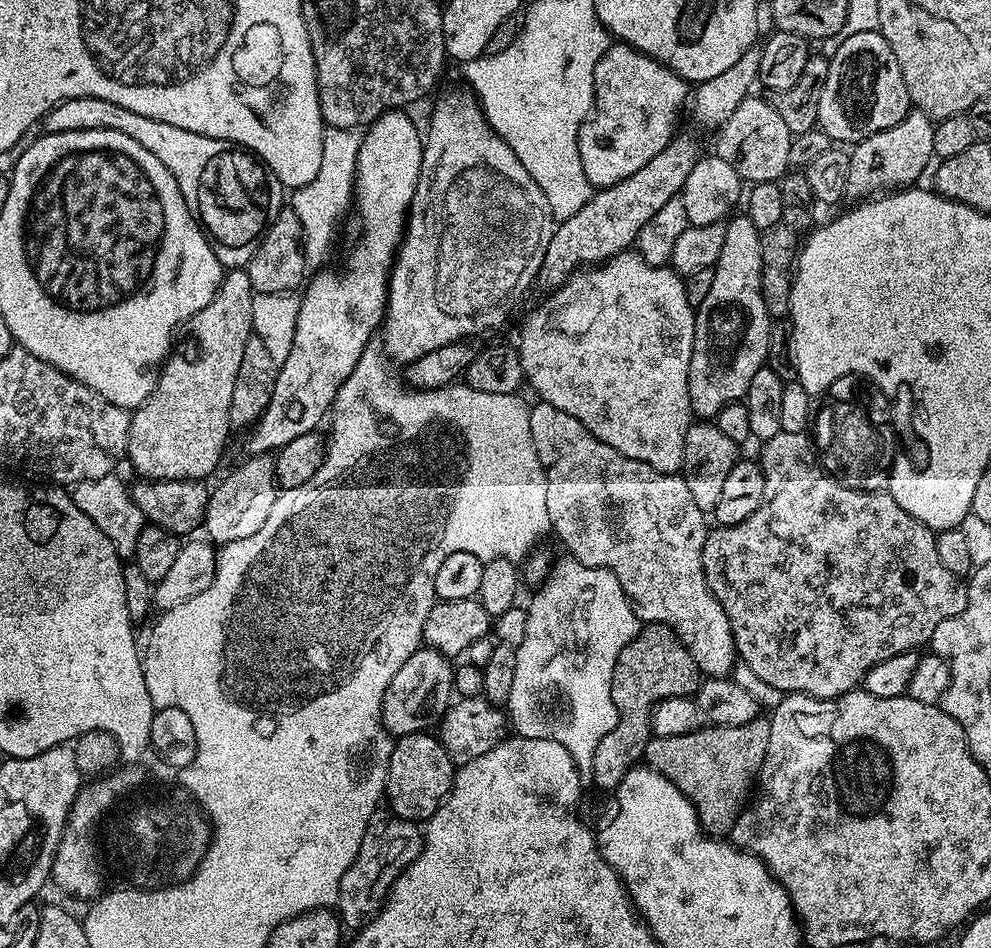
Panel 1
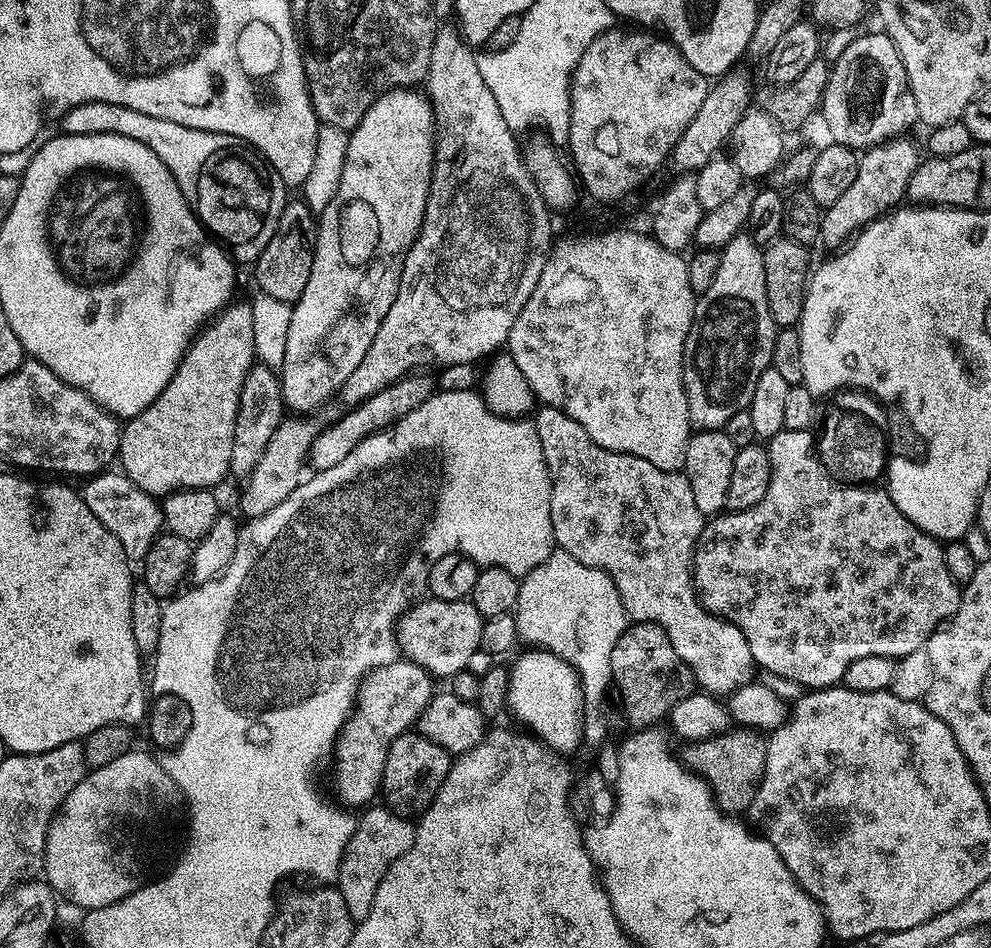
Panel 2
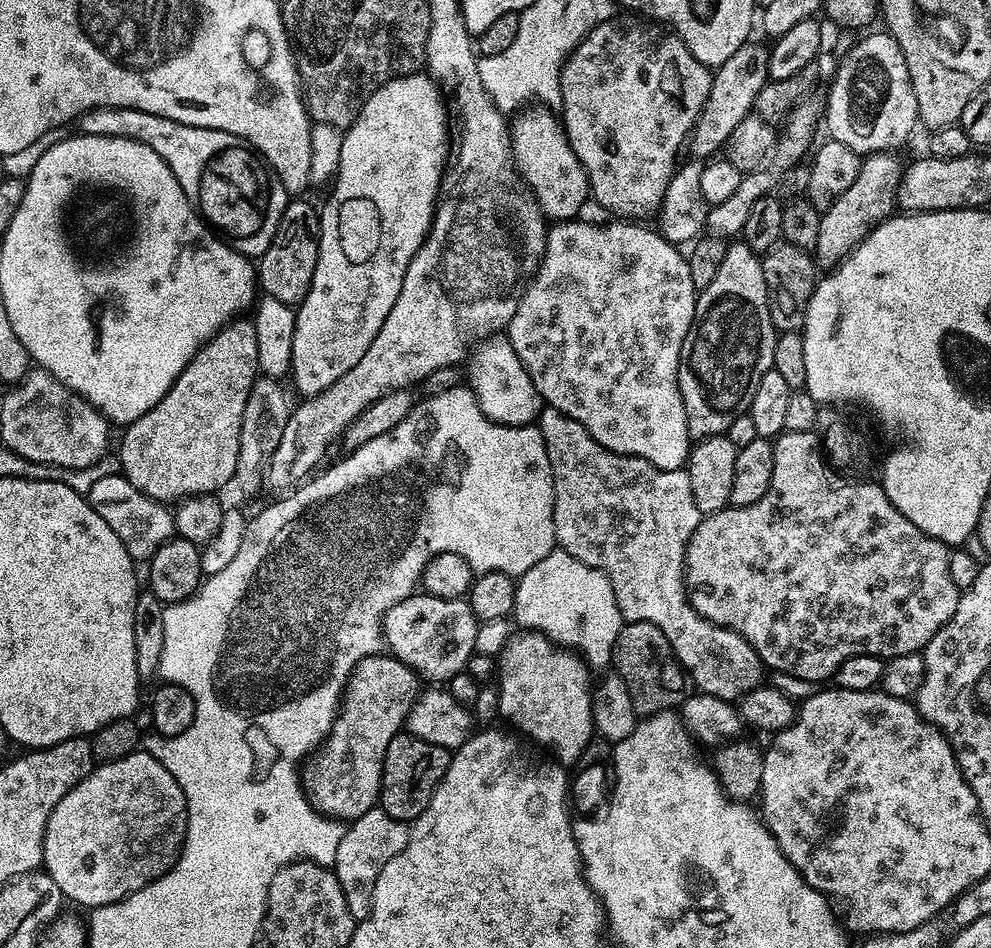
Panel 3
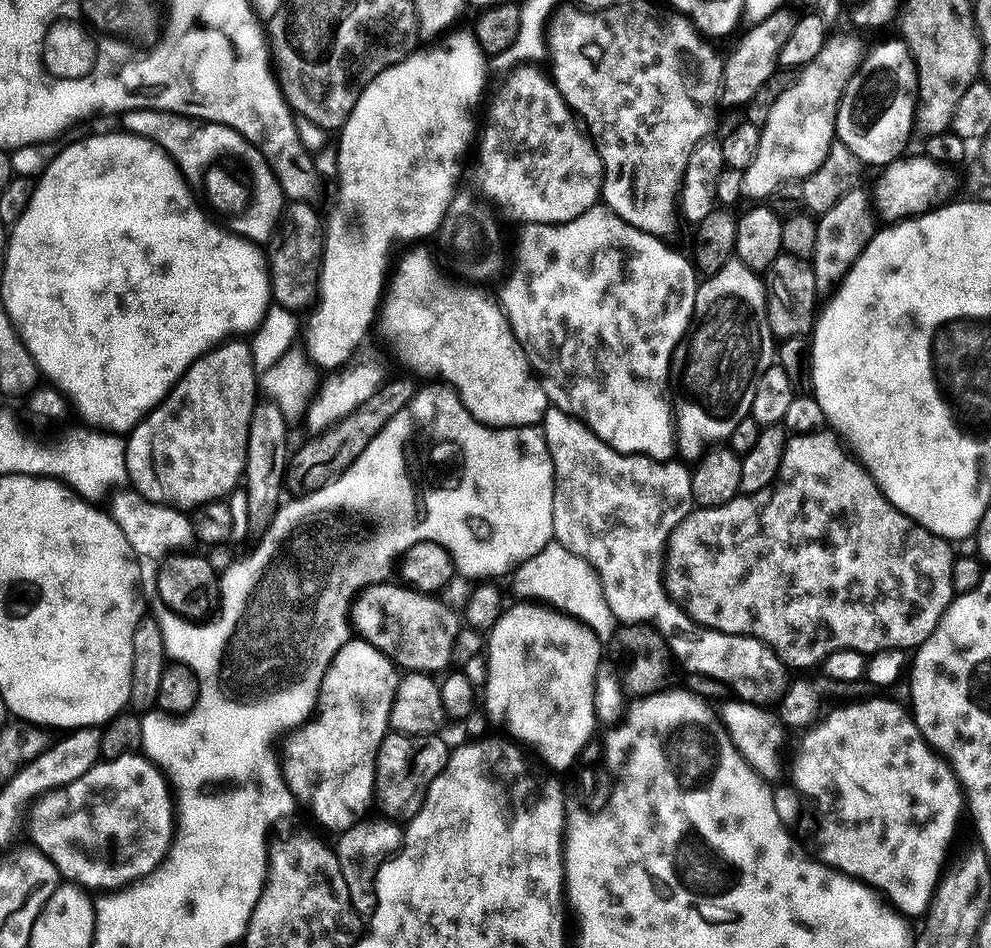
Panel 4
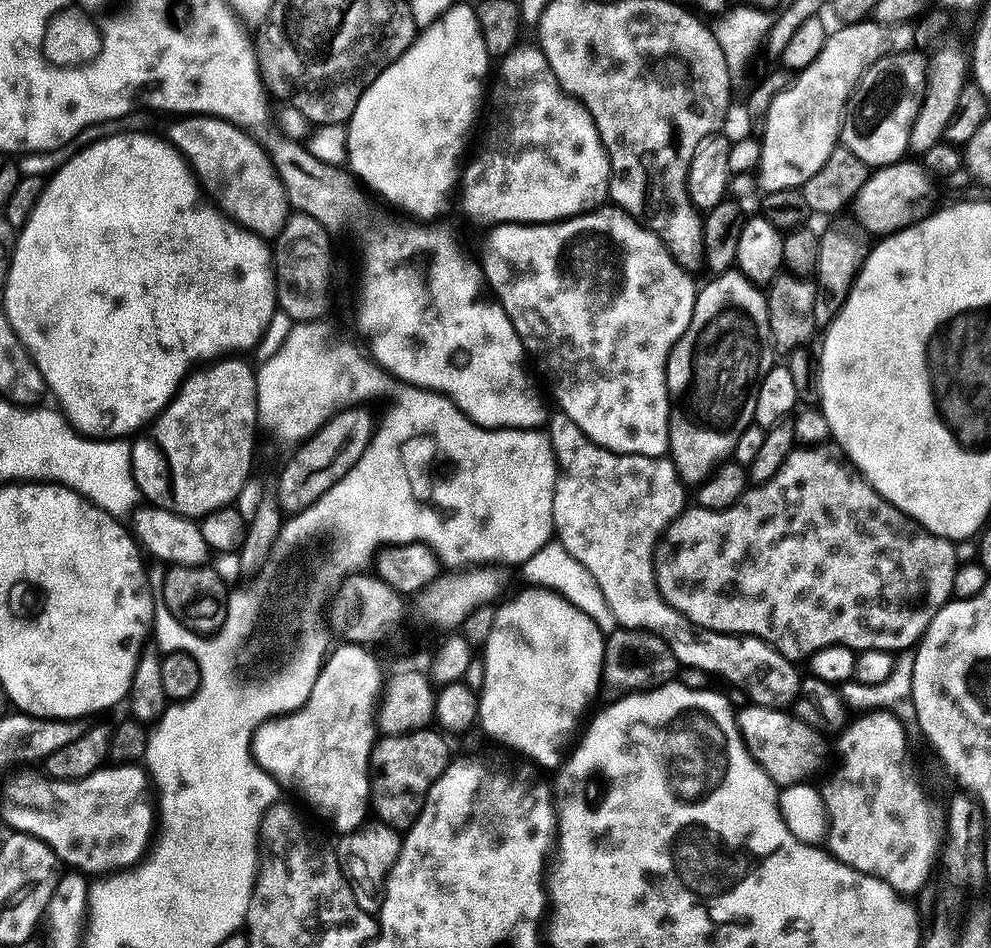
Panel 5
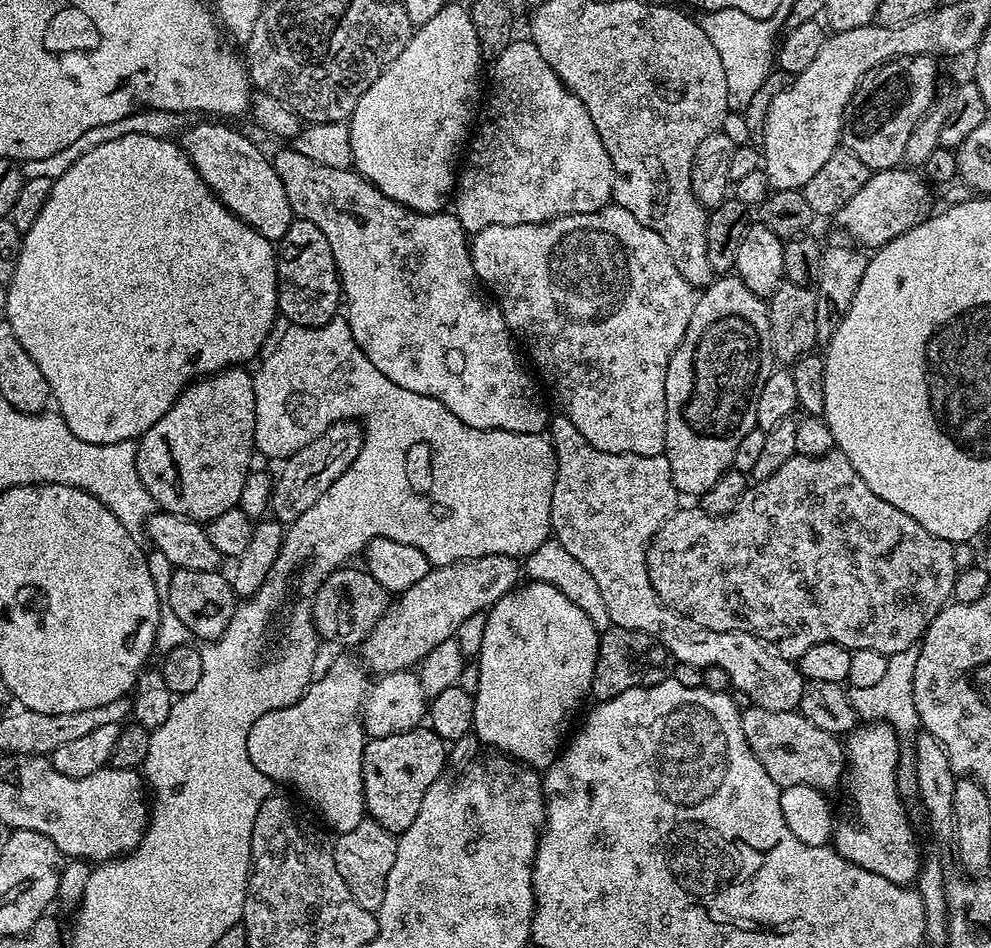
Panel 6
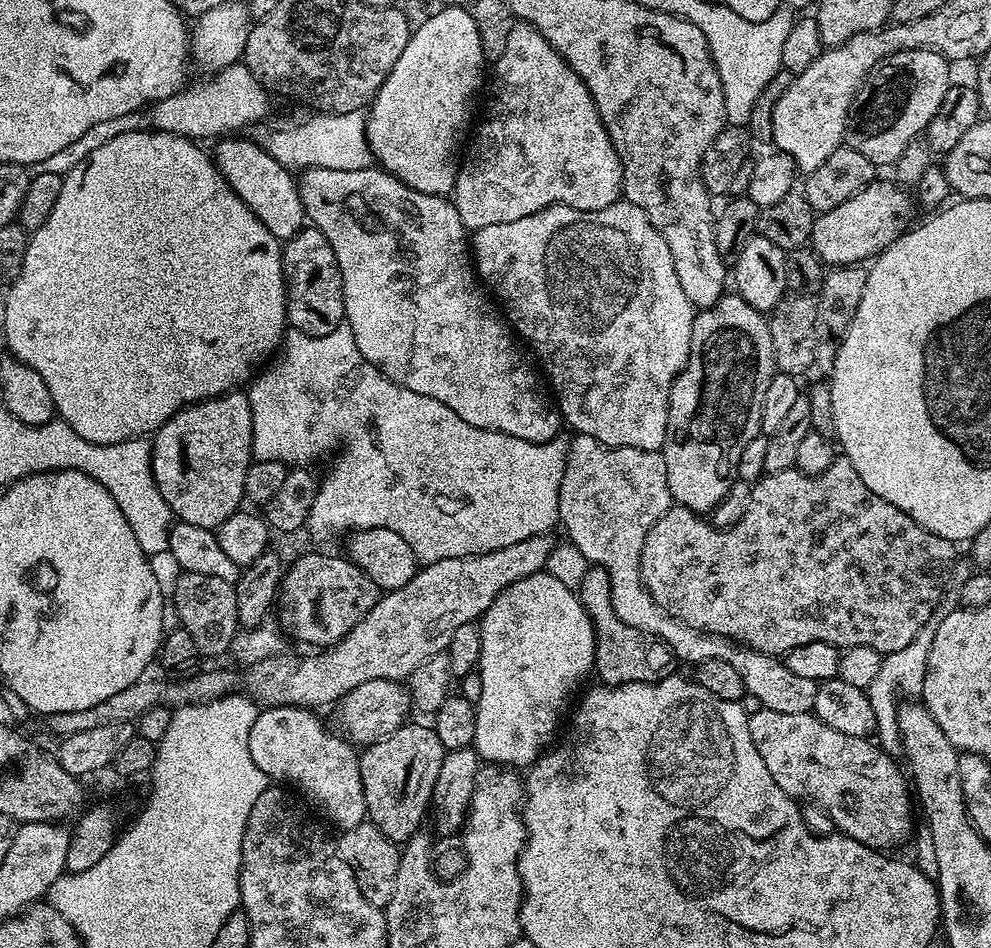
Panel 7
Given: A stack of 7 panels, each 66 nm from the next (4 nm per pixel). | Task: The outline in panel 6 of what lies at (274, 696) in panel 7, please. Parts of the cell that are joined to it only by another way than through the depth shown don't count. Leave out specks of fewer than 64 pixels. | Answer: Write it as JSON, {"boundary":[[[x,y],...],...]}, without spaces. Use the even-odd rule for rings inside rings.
{"boundary":[[[502,554],[433,567],[426,578],[422,578],[422,582],[416,582],[410,586],[410,590],[399,593],[383,618],[372,627],[358,648],[364,655],[363,663],[376,674],[415,669],[427,658],[430,650],[434,650],[434,646],[455,637],[466,618],[475,612],[487,613],[521,580],[521,561],[517,557]]]}

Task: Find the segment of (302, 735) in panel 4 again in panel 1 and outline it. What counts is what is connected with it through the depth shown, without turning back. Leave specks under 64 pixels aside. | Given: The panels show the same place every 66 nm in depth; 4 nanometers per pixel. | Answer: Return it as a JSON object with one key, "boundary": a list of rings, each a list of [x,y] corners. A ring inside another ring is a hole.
{"boundary":[[[427,646],[417,648],[410,658],[406,658],[406,662],[402,662],[398,674],[394,674],[390,686],[384,691],[384,701],[380,707],[384,727],[393,737],[423,732],[429,727],[427,724],[435,725],[444,717],[454,700],[453,671],[454,664],[449,657]]]}

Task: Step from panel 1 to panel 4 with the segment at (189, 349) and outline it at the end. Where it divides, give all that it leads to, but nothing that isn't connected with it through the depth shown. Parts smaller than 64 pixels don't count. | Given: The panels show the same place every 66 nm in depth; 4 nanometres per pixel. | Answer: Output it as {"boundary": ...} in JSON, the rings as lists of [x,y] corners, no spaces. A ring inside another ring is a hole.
{"boundary":[[[229,338],[211,348],[206,354],[190,365],[186,371],[180,375],[180,380],[170,389],[168,395],[132,429],[127,433],[124,453],[126,454],[126,470],[131,487],[145,496],[150,502],[155,504],[169,504],[172,508],[181,510],[195,510],[202,504],[209,504],[212,500],[219,500],[227,497],[233,489],[241,483],[244,466],[246,462],[246,446],[248,445],[248,430],[250,428],[250,414],[254,406],[258,403],[258,366],[252,357],[252,345],[244,338]]]}

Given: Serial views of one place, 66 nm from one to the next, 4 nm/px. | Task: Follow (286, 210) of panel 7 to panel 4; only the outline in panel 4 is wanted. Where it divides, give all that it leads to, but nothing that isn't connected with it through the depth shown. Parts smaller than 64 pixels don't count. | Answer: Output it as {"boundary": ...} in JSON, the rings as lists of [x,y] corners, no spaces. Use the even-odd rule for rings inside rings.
{"boundary":[[[157,108],[121,112],[118,120],[119,127],[131,136],[141,136],[157,144],[175,162],[189,185],[204,183],[204,192],[212,203],[211,211],[217,217],[224,216],[223,223],[229,232],[257,246],[272,239],[286,197],[264,155],[250,141],[242,138],[242,134],[230,126],[210,124]]]}

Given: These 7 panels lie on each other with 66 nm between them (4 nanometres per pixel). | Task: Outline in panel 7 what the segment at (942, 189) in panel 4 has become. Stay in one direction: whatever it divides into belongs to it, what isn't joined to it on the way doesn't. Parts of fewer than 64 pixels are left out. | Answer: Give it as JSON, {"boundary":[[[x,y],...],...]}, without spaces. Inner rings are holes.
{"boundary":[[[873,180],[866,190],[854,194],[850,202],[842,202],[842,206],[834,206],[834,210],[821,212],[815,217],[810,247],[820,255],[825,265],[863,265],[886,251],[899,236],[913,227],[913,197],[909,193],[907,196],[901,185],[888,180]]]}

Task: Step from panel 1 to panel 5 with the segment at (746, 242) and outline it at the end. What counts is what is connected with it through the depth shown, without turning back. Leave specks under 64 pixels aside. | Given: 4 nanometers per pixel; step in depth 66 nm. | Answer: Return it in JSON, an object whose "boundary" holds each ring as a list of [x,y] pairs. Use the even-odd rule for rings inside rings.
{"boundary":[[[739,270],[713,275],[708,285],[696,294],[694,314],[687,330],[668,355],[668,452],[680,471],[681,480],[696,486],[725,458],[731,457],[738,434],[754,421],[754,402],[758,386],[774,363],[774,345],[768,321],[768,301],[765,293]]]}

